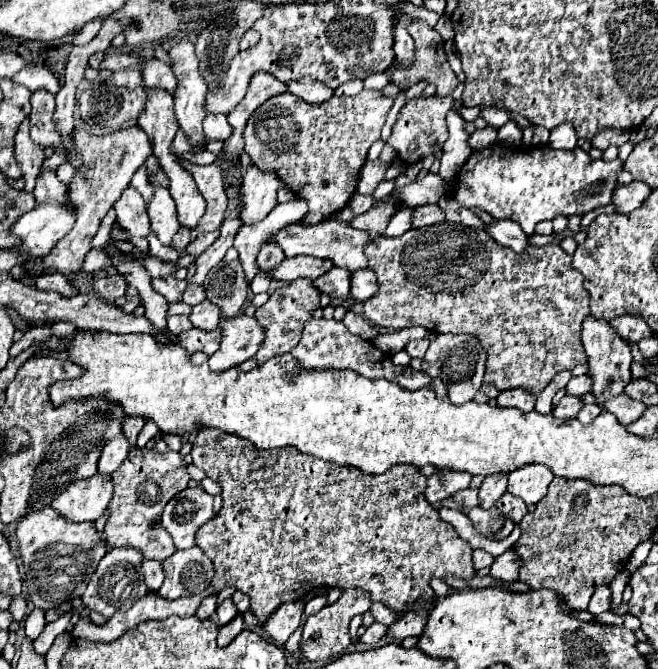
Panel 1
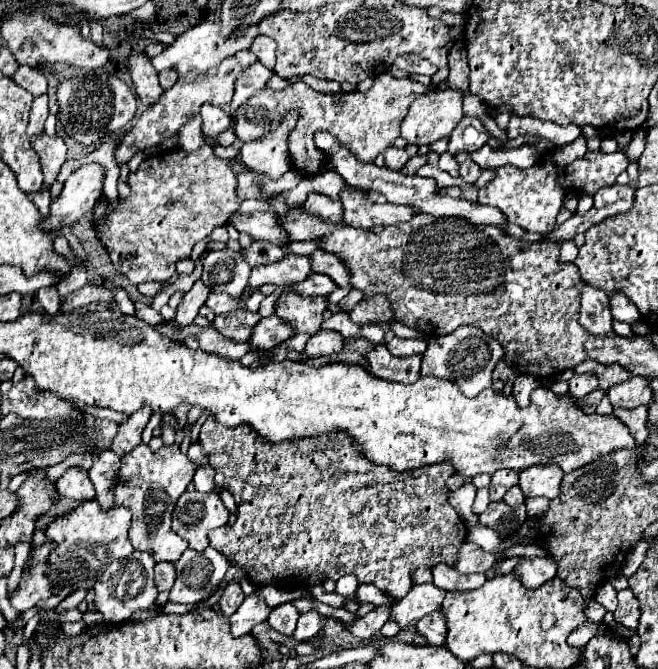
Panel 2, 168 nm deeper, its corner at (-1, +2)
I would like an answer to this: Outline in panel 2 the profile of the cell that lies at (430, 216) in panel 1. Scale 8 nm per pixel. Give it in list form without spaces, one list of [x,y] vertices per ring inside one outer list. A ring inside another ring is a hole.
[[[345,189],[339,193],[339,199],[343,203],[343,221],[351,227],[363,229],[371,229],[373,225],[391,227],[415,217],[415,213],[403,205],[371,203],[367,199],[367,191],[363,189],[361,191]]]

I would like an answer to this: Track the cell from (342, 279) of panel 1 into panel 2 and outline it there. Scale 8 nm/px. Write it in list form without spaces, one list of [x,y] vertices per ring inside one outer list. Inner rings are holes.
[[[311,273],[311,277],[307,277],[305,281],[299,281],[299,285],[289,285],[287,291],[299,293],[303,297],[313,297],[313,295],[331,295],[337,289],[335,281],[331,281],[331,277],[321,275],[321,273]]]

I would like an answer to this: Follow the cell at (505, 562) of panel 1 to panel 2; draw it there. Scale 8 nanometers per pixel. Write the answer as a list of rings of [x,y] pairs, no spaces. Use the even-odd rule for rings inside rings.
[[[549,555],[533,557],[533,559],[525,559],[521,565],[517,565],[515,575],[521,577],[521,581],[527,589],[535,589],[557,575],[557,565],[555,565],[555,559]]]

